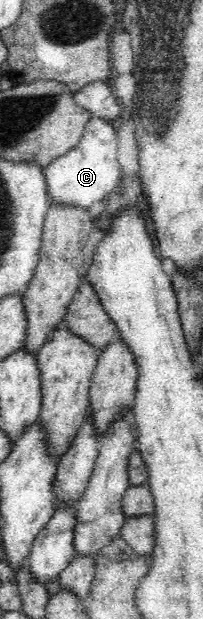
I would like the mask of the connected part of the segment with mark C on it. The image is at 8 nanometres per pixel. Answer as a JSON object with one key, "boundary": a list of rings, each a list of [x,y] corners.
{"boundary":[[[92,117],[84,128],[81,141],[73,149],[51,160],[47,167],[44,167],[44,172],[51,201],[62,205],[80,205],[87,209],[117,187],[121,166],[119,137],[113,121],[109,118]]]}

